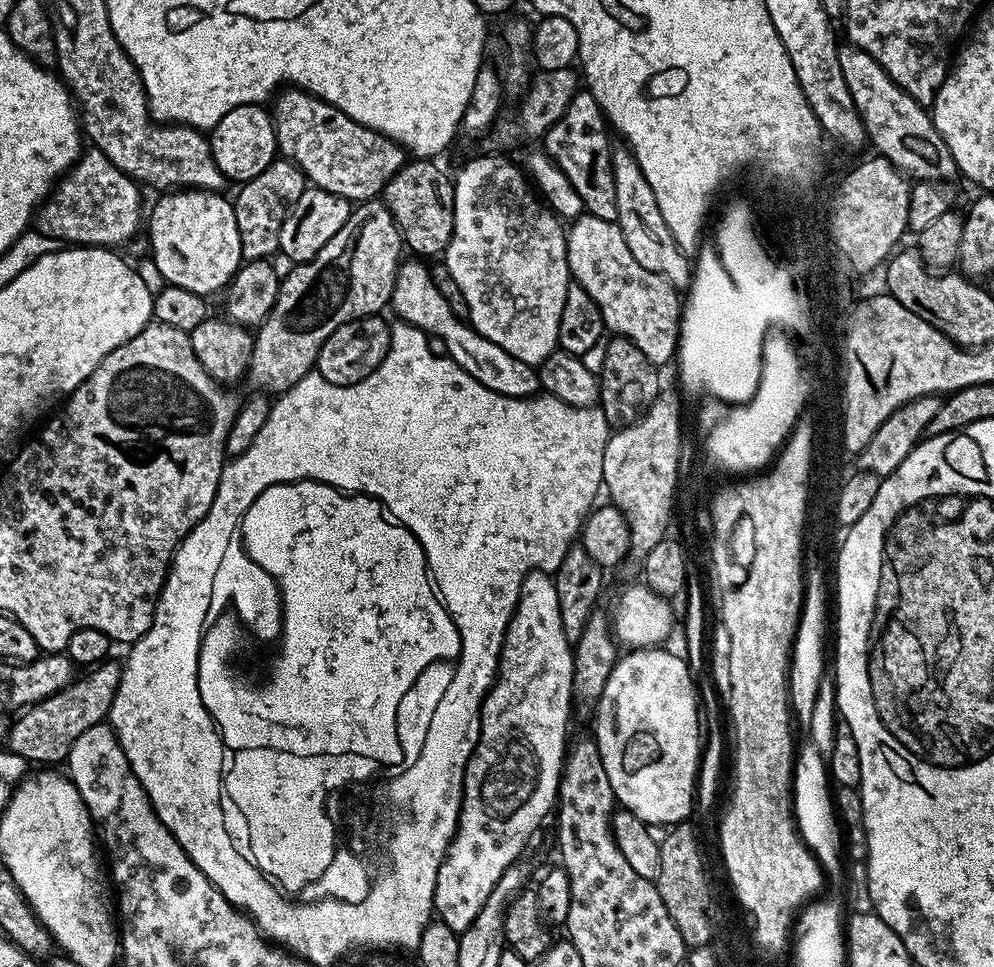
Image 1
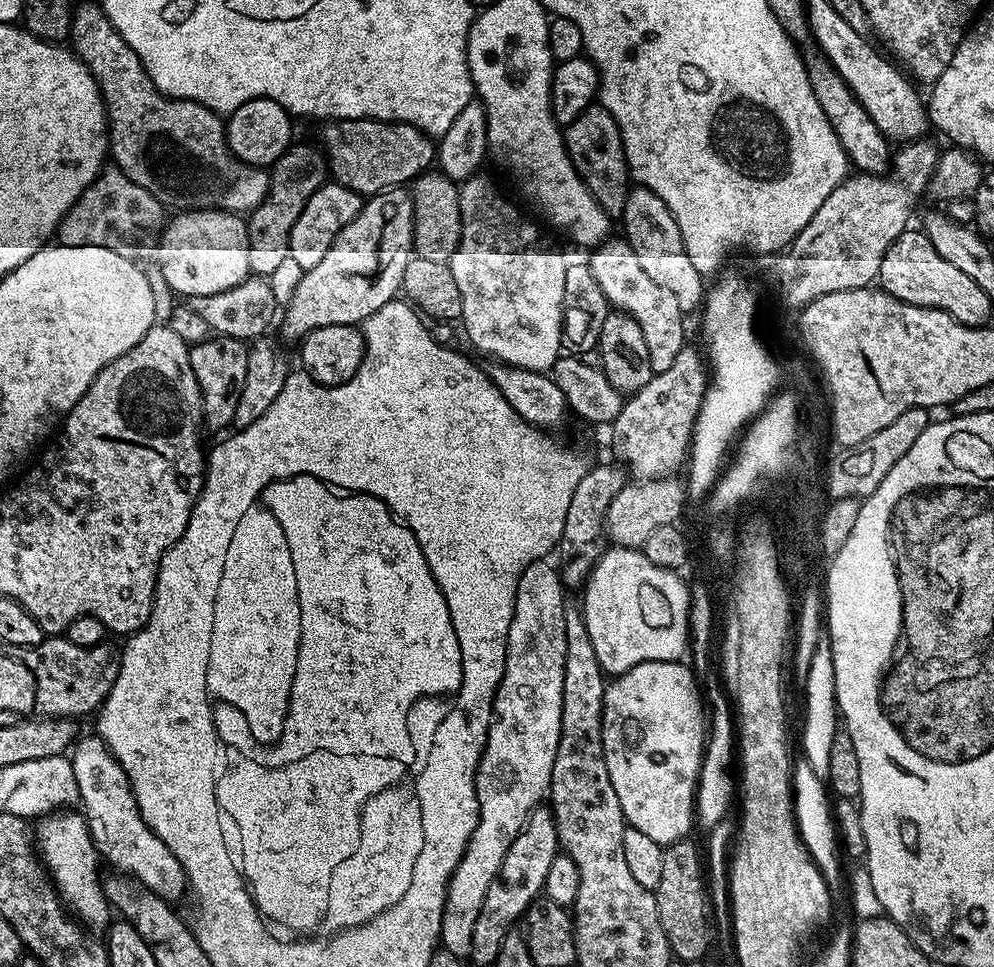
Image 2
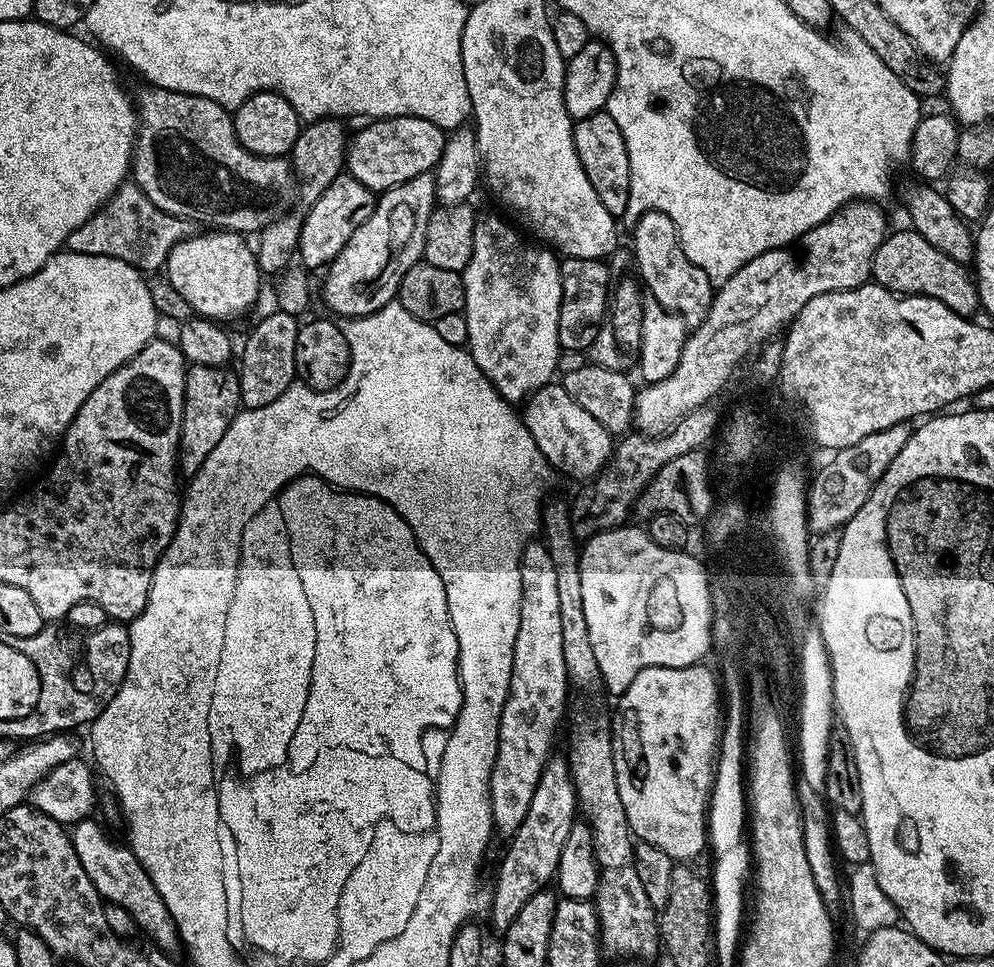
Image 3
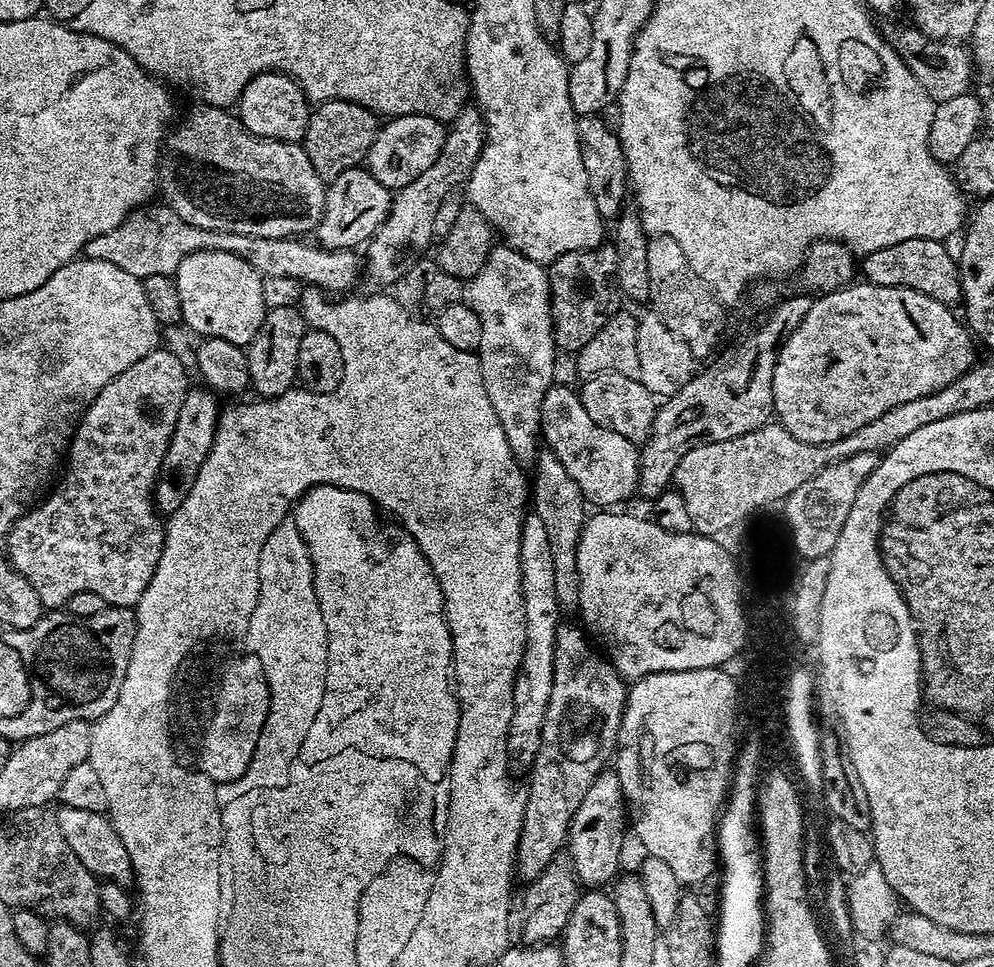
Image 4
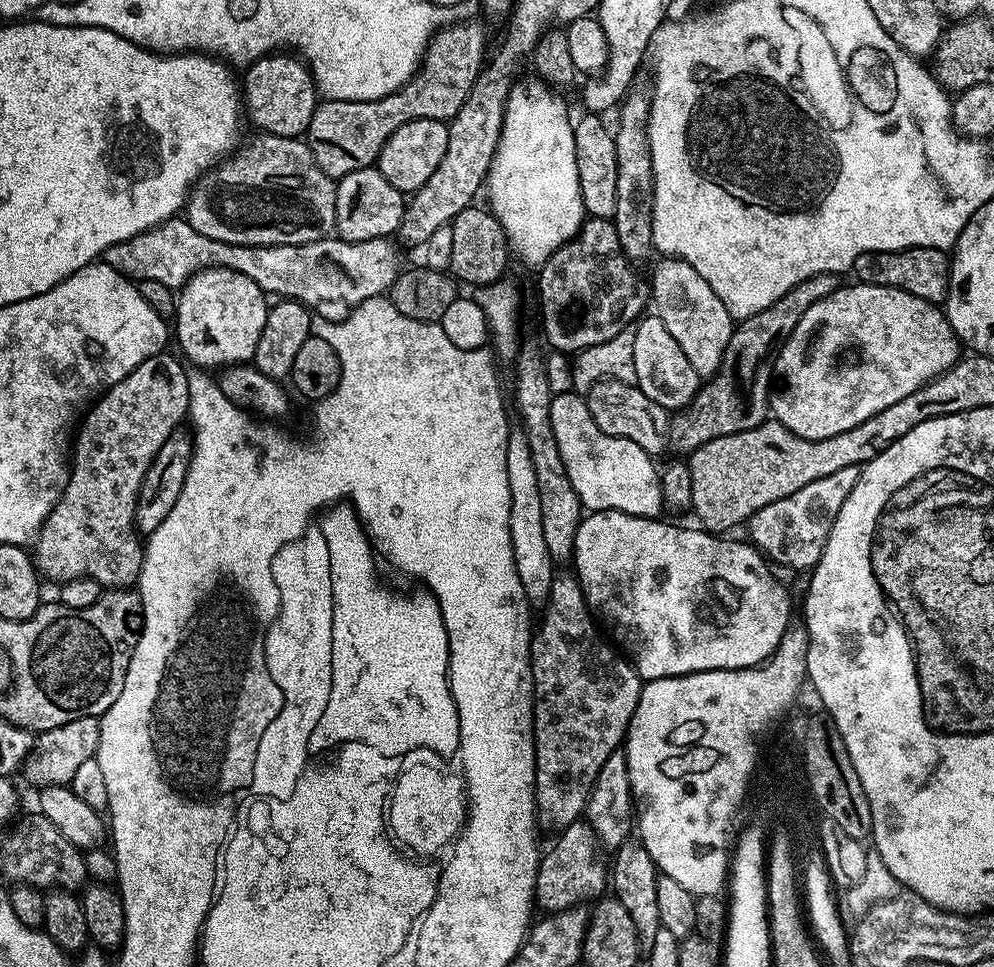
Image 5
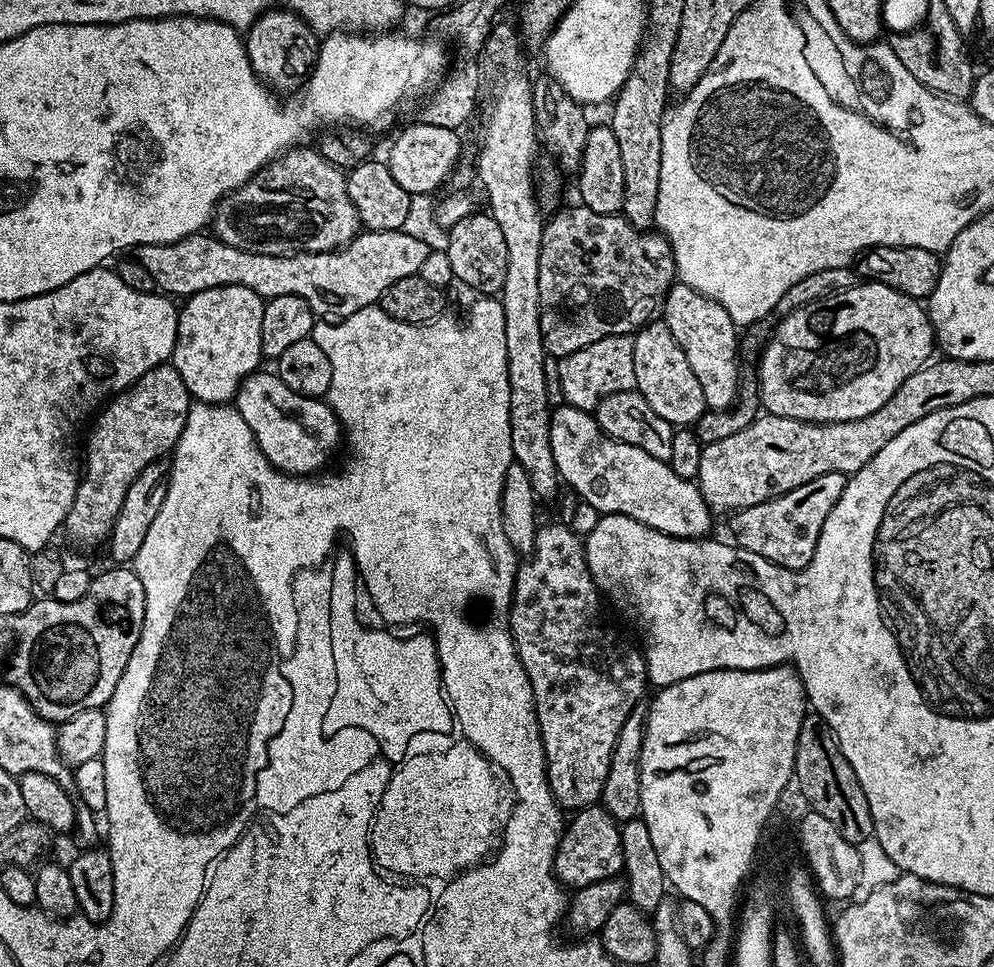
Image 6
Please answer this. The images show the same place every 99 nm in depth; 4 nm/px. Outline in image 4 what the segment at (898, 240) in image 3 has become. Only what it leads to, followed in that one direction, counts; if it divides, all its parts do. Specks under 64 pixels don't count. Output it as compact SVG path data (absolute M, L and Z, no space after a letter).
M910 238L906 242L898 242L894 246L886 246L882 250L874 250L863 257L863 279L869 284L878 286L894 286L918 290L918 294L926 294L934 298L934 302L942 302L949 306L961 303L960 265L957 257L944 249L945 245L938 240L926 238Z

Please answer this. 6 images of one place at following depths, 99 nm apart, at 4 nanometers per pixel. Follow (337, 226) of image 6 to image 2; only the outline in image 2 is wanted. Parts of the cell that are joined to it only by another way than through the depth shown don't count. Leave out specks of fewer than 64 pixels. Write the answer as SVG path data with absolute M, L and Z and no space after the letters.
M77 3L72 13L70 48L98 82L108 114L110 160L130 182L138 182L142 190L172 210L216 208L251 214L266 198L269 173L242 163L233 154L221 113L160 92L99 3Z

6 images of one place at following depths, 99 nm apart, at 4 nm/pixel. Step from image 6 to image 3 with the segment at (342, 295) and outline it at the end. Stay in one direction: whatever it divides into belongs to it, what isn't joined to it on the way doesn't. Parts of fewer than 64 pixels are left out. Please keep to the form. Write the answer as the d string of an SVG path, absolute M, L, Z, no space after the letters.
M125 182L103 208L70 234L66 248L78 254L118 258L131 268L139 268L141 273L152 274L167 265L168 255L175 244L187 236L197 235L197 232L197 225L193 221L172 216L166 210L154 206L154 202L146 198L136 183Z

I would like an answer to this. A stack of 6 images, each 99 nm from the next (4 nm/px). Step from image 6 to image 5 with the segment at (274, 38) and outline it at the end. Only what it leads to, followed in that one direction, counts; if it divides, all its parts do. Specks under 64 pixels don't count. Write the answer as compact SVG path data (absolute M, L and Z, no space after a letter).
M269 54L261 60L247 65L248 72L242 76L242 104L246 116L260 127L261 133L270 136L291 136L300 138L305 135L314 118L318 103L316 84L312 73L303 59L292 54Z

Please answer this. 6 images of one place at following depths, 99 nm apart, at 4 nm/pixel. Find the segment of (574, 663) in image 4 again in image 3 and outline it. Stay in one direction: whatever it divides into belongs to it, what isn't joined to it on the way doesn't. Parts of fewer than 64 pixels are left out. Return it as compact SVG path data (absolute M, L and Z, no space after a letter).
M553 755L542 770L542 778L538 778L538 786L534 790L534 798L530 798L530 810L526 810L522 826L518 826L516 833L507 841L508 849L496 872L496 885L490 888L490 913L497 933L503 934L510 922L518 918L522 906L526 906L534 894L545 891L553 883L566 834L570 834L577 820L576 791L568 761L563 755Z

